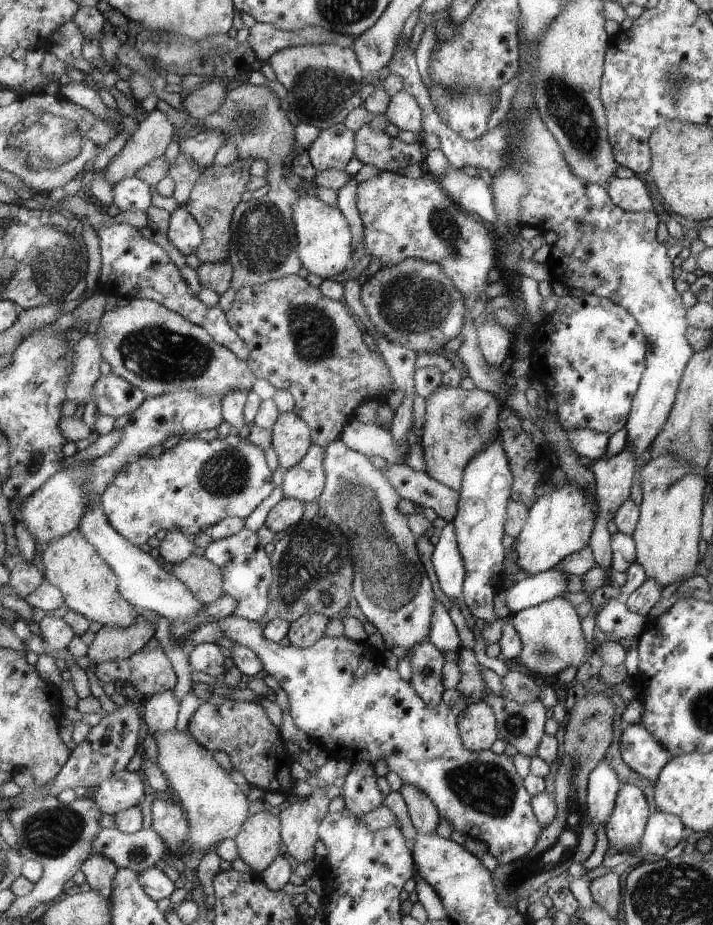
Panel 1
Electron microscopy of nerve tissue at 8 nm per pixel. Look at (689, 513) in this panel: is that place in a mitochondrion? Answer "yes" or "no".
no

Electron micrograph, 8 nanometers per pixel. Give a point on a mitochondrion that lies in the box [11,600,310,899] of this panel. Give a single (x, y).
(50, 833)

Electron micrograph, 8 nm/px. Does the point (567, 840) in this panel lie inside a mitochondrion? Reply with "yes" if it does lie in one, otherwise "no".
yes

